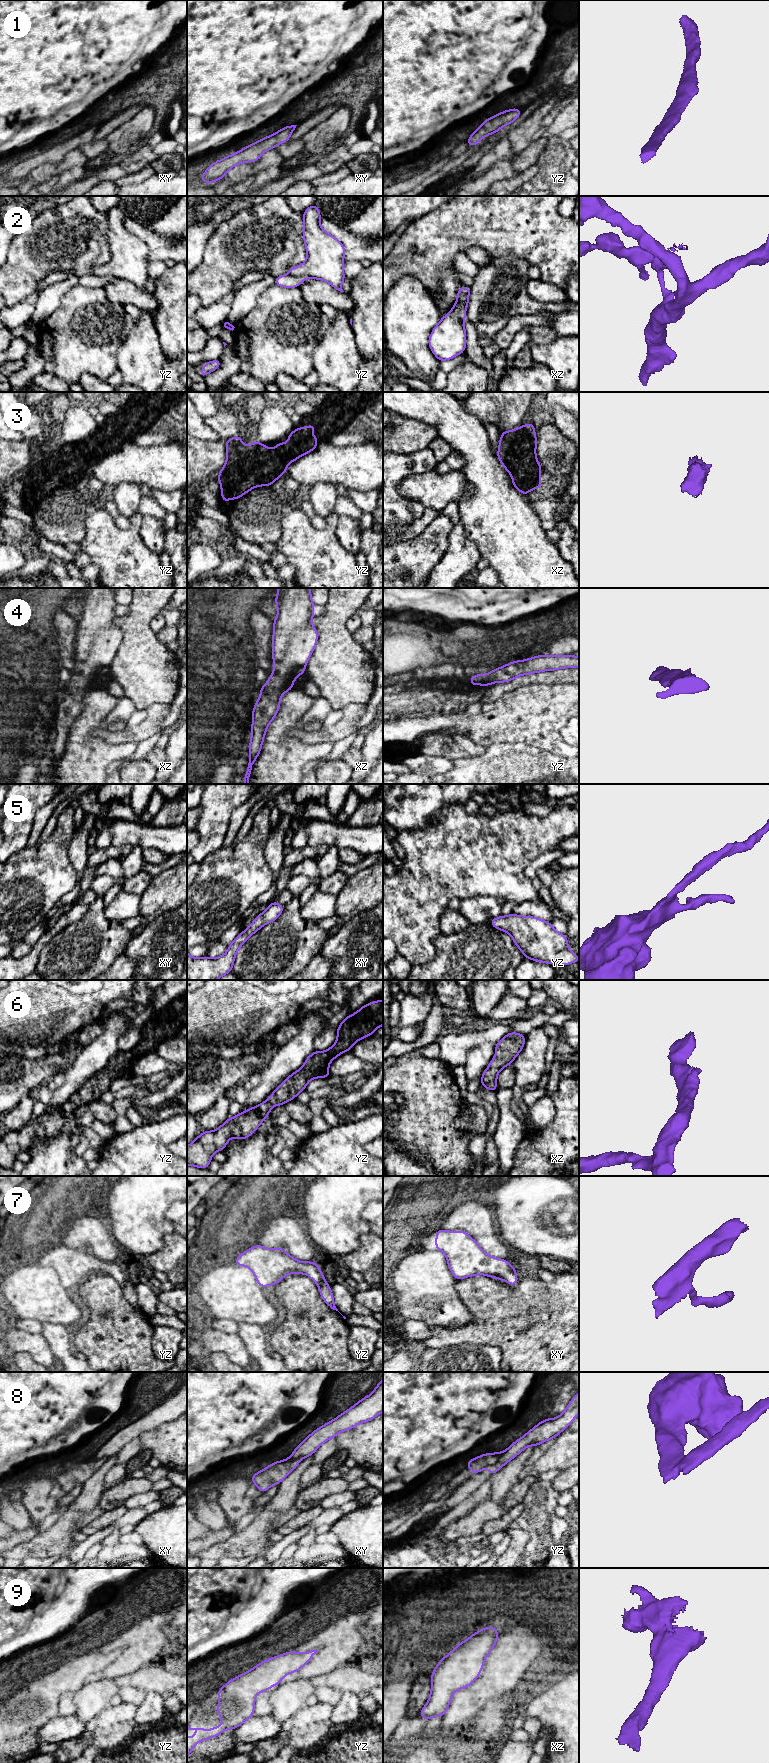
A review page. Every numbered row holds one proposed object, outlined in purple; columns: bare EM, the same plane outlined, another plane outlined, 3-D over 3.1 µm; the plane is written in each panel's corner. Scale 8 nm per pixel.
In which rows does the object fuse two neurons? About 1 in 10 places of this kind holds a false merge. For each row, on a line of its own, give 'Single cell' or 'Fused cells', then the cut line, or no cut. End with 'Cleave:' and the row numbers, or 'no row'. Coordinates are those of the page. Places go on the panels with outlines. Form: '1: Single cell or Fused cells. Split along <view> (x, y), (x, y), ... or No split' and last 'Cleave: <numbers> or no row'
1: Single cell. No split
2: Fused cells. Split along yz (288, 274), (305, 278)
3: Single cell. No split
4: Single cell. No split
5: Single cell. No split
6: Single cell. No split
7: Single cell. No split
8: Fused cells. Split along yz (502, 1452), (499, 1458), (488, 1466)
9: Single cell. No split
Cleave: 2, 8

